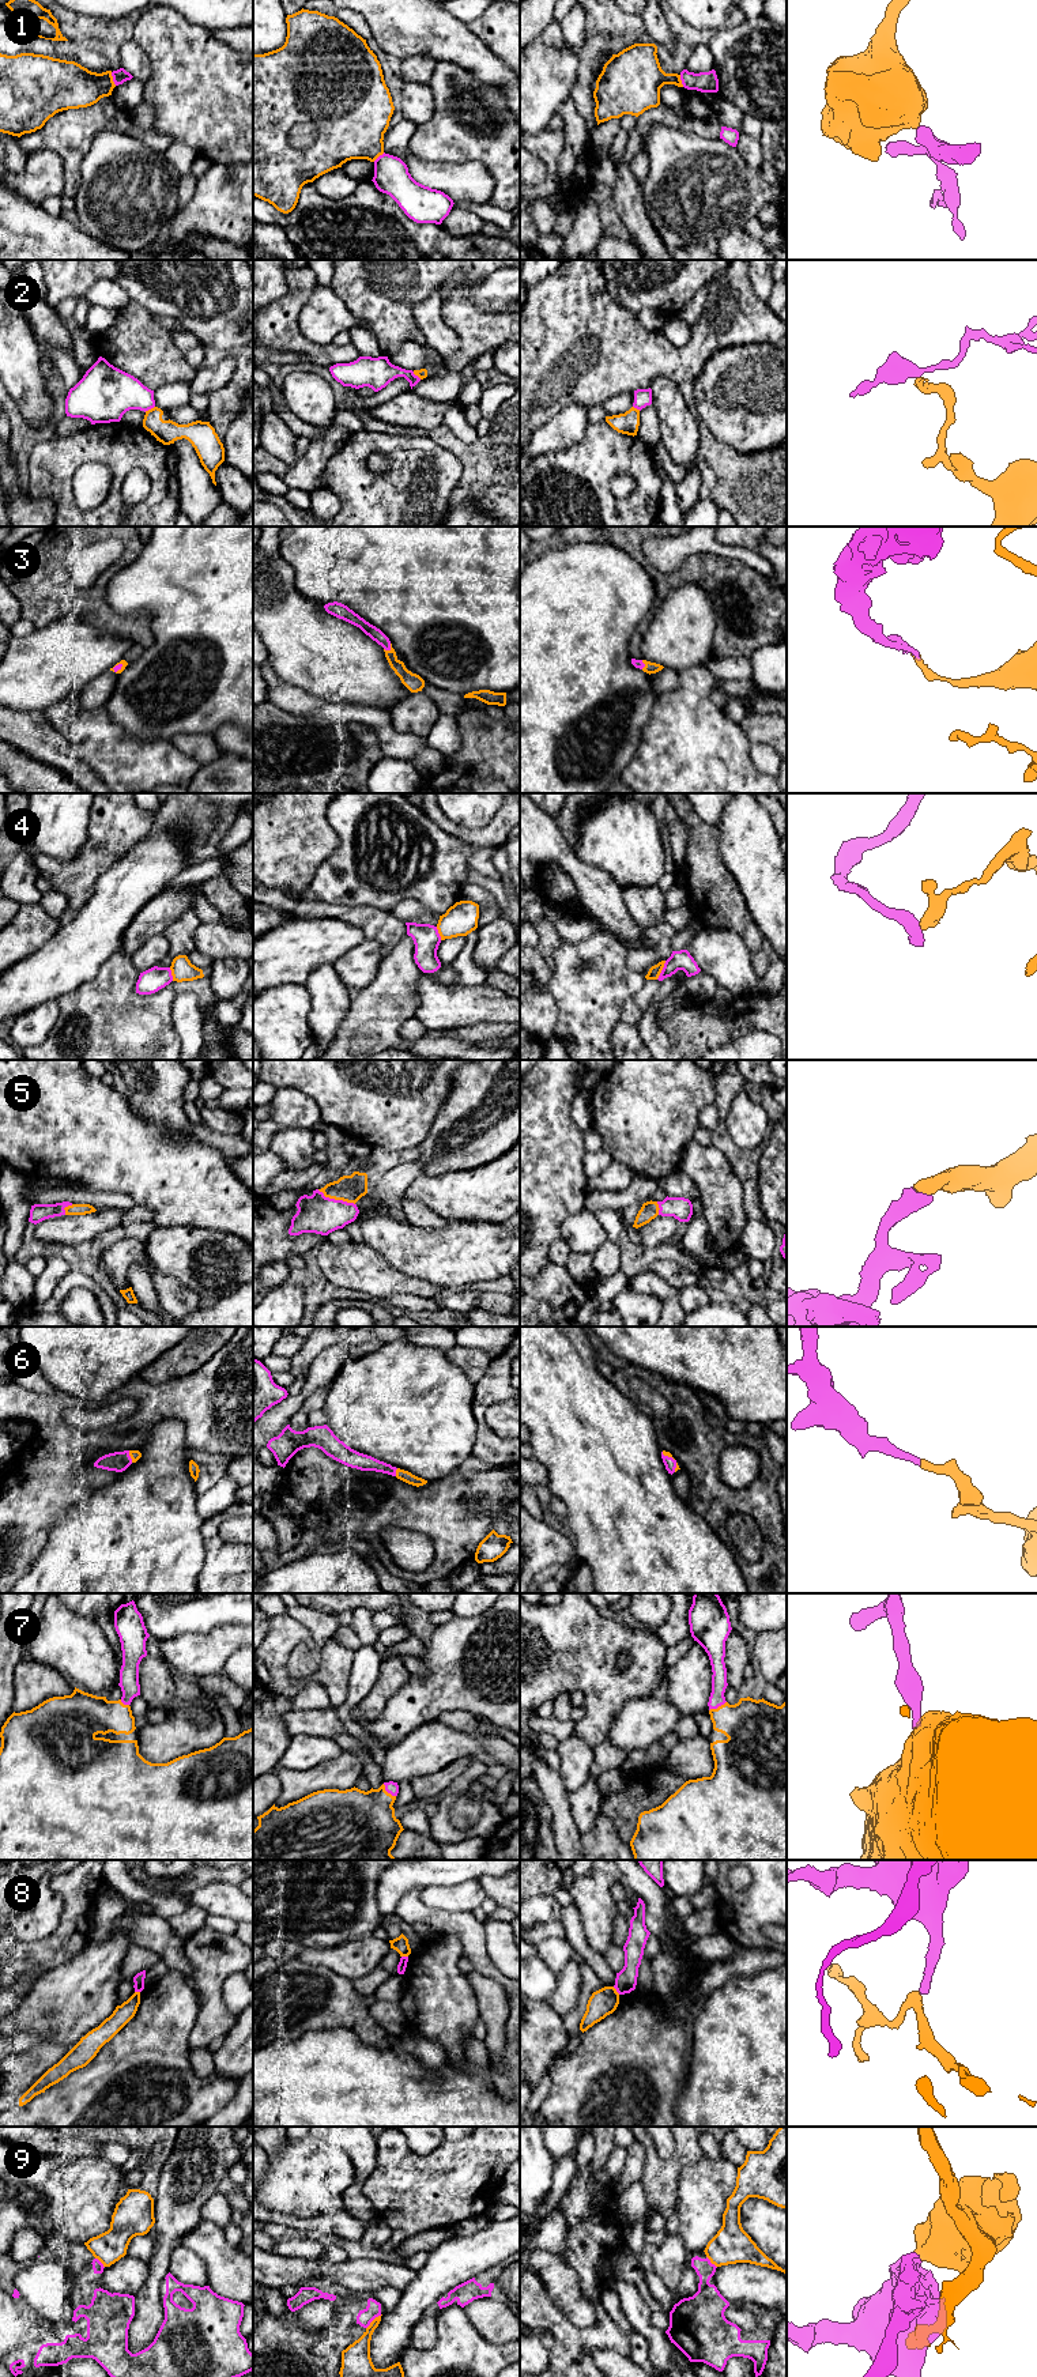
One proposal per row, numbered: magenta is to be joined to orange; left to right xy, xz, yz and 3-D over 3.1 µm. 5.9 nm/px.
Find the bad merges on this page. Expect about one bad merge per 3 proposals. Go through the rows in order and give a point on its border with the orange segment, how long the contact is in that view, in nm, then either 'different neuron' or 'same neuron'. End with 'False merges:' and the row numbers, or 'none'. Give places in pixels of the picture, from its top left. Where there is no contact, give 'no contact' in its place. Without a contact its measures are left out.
1: xy (112, 79) | 90 nm | different neuron
2: xy (149, 410) | 70 nm | different neuron
3: xz (388, 651) | 60 nm | same neuron
4: yz (662, 969) | 130 nm | different neuron
5: xz (336, 1199) | 240 nm | same neuron
6: xy (129, 1455) | 80 nm | same neuron
7: yz (719, 1706) | 120 nm | same neuron
8: yz (615, 1991) | 60 nm | different neuron
9: xz (373, 2320) | 130 nm | different neuron
False merges: 1, 2, 4, 8, 9

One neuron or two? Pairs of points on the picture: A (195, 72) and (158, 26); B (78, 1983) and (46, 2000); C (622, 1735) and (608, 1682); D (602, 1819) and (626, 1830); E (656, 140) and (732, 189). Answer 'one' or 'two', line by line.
A: one
B: one
C: two
D: two
E: one

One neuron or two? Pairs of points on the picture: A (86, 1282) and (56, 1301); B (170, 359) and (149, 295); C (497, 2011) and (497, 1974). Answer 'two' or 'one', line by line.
A: one
B: two
C: two

